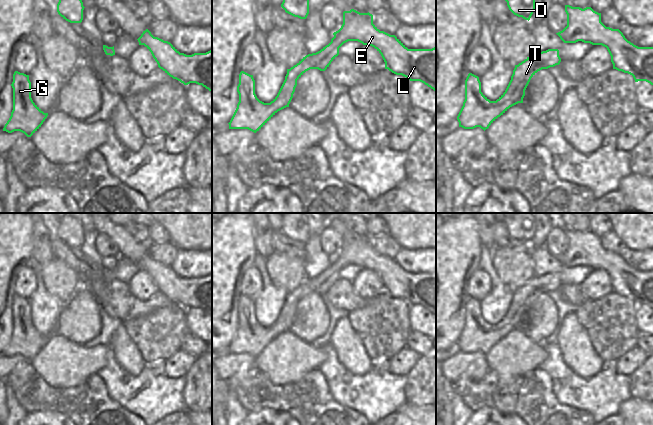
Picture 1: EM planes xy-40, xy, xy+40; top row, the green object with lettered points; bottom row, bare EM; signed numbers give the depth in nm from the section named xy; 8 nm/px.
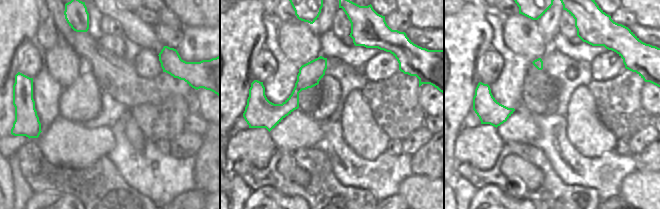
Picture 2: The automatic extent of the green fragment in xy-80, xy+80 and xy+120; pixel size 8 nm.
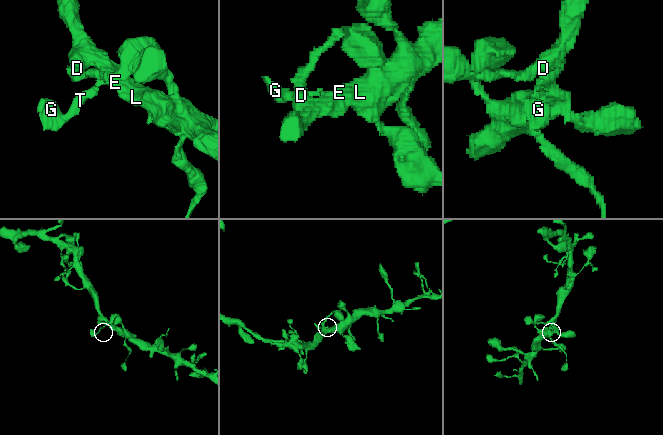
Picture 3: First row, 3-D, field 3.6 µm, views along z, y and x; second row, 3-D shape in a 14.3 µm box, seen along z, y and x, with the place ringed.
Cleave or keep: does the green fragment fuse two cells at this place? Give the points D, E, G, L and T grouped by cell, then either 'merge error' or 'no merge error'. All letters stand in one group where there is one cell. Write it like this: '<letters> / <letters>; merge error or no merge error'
D E G L T; no merge error

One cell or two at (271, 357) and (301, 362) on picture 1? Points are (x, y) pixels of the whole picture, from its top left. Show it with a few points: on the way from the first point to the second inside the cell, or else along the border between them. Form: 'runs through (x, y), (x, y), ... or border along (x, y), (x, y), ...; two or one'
runs through (278, 360), (294, 360); one

